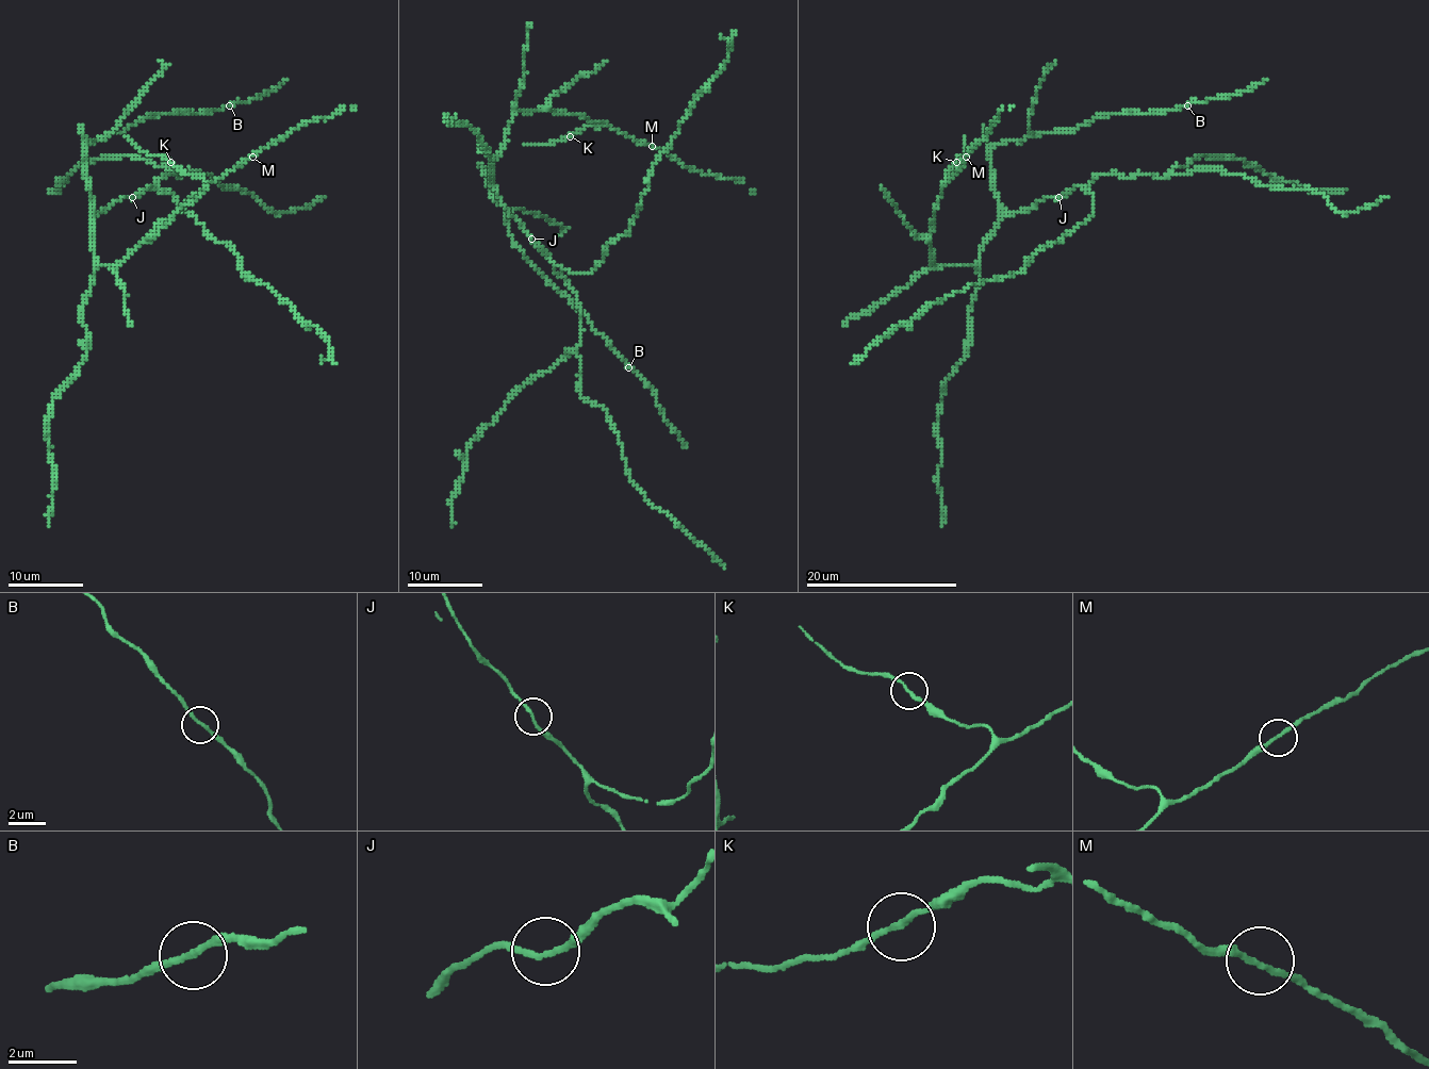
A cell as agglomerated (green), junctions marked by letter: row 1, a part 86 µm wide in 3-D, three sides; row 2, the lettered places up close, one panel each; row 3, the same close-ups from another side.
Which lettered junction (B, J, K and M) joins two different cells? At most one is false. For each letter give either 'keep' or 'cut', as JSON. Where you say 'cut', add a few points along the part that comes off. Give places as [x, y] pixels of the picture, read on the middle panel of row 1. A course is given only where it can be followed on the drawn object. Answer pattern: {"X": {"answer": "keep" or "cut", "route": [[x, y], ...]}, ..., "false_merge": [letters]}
{"B": {"answer": "keep"}, "J": {"answer": "keep"}, "K": {"answer": "keep"}, "M": {"answer": "keep"}, "false_merge": []}

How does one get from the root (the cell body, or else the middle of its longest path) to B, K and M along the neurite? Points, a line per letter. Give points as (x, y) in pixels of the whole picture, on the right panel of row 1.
B: (1035, 206), (1005, 213), (991, 171), (998, 145), (1071, 132), (1105, 115), (1166, 113), (1187, 105)
K: (1035, 206), (1007, 215), (974, 264), (935, 266), (930, 244), (933, 210), (956, 162)
M: (1035, 206), (1007, 215), (974, 264), (935, 266), (930, 244), (933, 210), (942, 186), (964, 166), (966, 157)

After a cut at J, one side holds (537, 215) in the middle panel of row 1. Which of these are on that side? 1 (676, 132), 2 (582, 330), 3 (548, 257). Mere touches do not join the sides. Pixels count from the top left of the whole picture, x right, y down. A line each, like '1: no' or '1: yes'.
1: no
2: no
3: no

